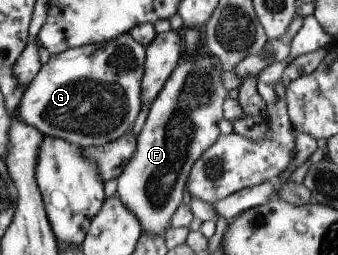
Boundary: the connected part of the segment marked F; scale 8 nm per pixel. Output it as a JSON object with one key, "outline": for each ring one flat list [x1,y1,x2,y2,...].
{"outline":[[194,52,190,58,180,61,170,73,159,93,154,97,146,121,136,136,136,149,132,159,126,163,122,173,116,178,116,197,118,201,136,217,142,232,150,235,163,235,171,227,170,219,178,205,182,202,182,193,192,165,198,157,214,144,218,138,218,122,223,119,222,99,226,99,228,90,222,87,221,65,214,65,209,55,196,57]]}

